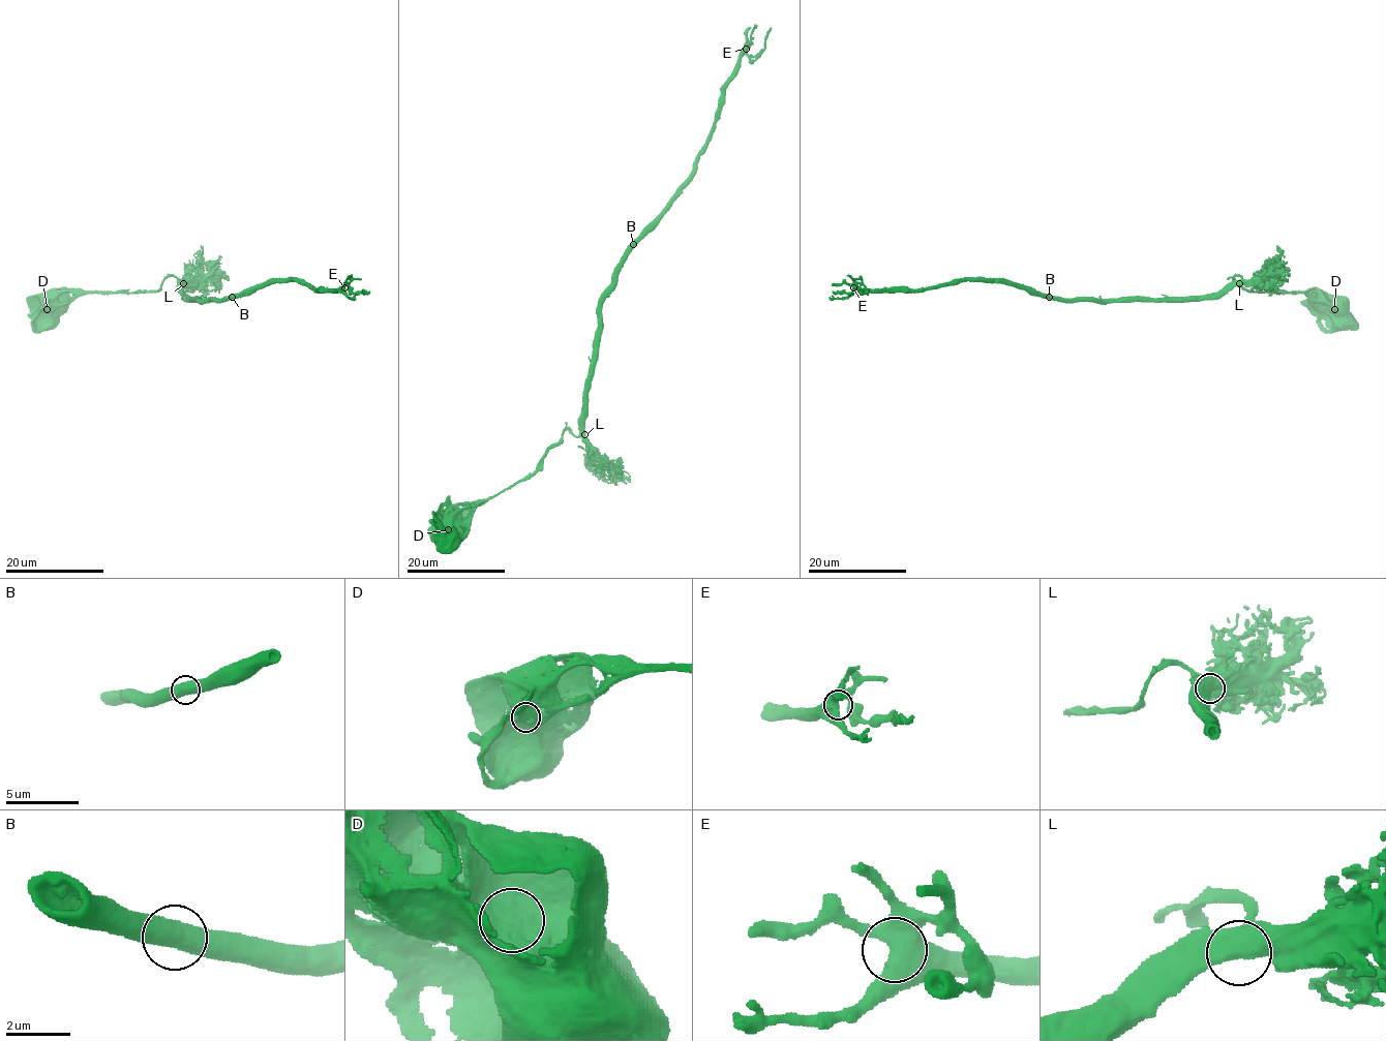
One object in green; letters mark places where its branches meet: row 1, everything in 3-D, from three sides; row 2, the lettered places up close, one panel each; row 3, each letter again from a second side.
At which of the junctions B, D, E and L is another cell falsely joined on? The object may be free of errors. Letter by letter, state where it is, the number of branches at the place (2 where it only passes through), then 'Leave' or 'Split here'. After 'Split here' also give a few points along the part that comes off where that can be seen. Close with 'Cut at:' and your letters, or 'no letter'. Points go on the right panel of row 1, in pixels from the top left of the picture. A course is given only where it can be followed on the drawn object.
B: Place: (1049, 297). Branches: 2. Leave
D: Place: (1334, 309). Branches: 1. Leave
E: Place: (853, 287). Branches: 3. Leave
L: Place: (1239, 283). Branches: 2. Leave
Cut at: no letter

